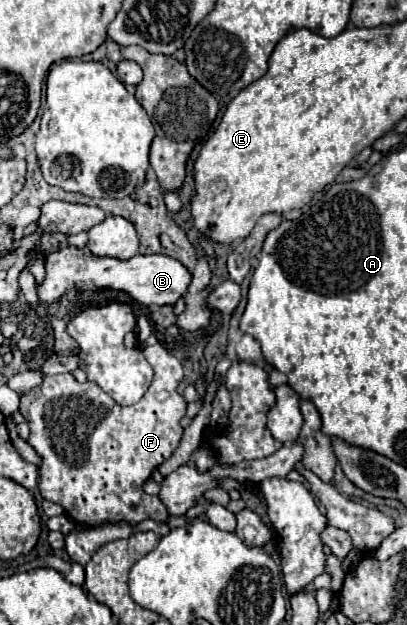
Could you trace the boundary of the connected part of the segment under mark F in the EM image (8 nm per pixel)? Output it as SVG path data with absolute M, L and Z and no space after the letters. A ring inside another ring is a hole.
M160 343L144 347L144 353L154 369L154 381L136 405L122 407L106 393L102 393L102 389L98 389L98 385L94 385L92 381L78 383L70 373L46 375L44 383L38 389L32 389L20 399L20 413L30 425L28 443L42 457L38 477L40 493L44 499L62 505L66 509L66 515L74 523L96 527L102 523L126 521L136 525L144 519L164 523L168 517L162 501L158 501L158 497L154 495L146 495L142 491L142 485L150 479L152 471L176 451L182 439L180 419L186 415L186 399L178 393L178 385L184 373L182 363Z

